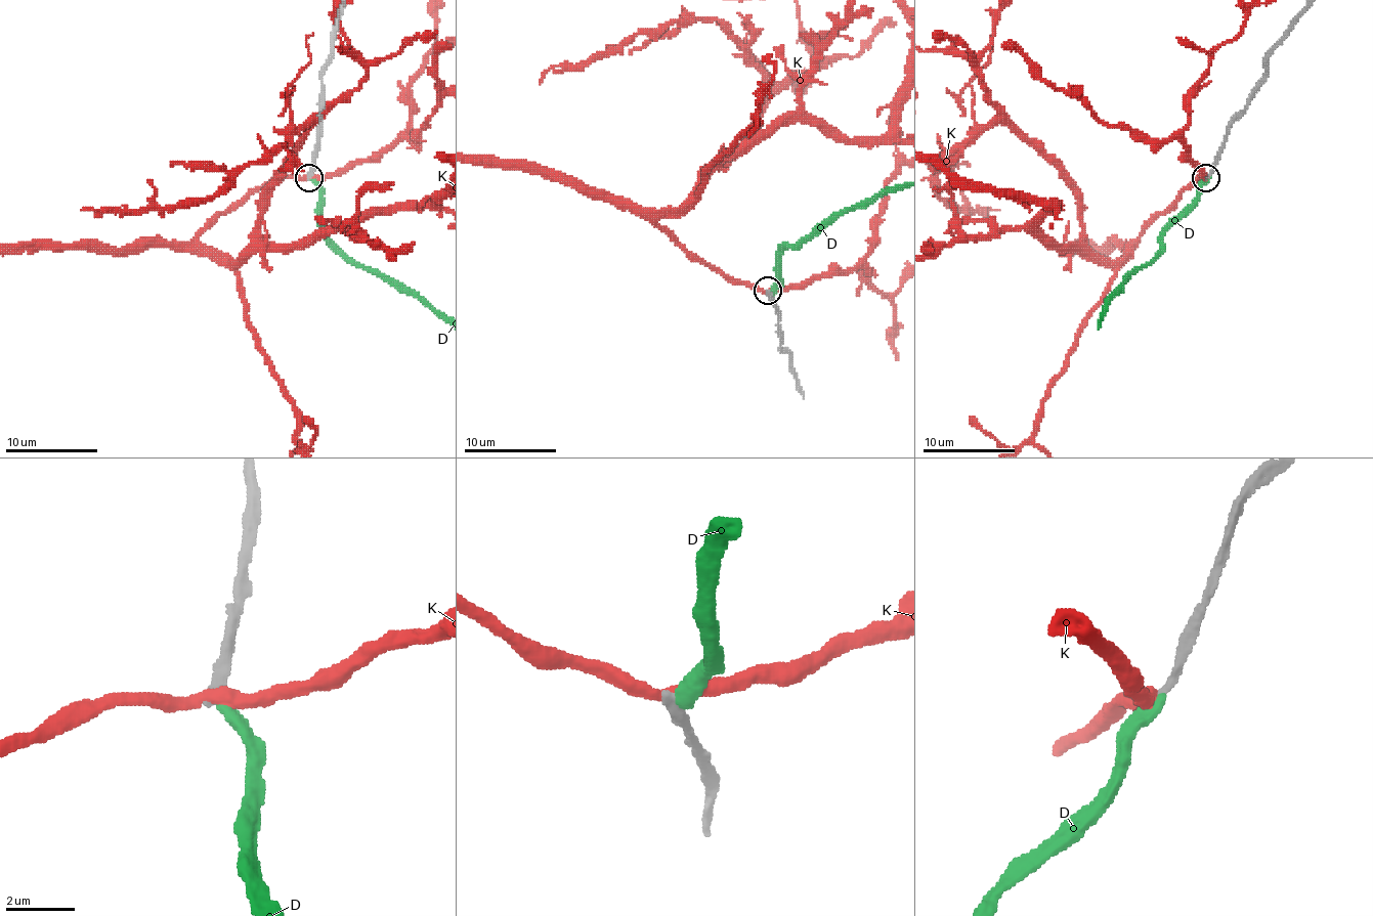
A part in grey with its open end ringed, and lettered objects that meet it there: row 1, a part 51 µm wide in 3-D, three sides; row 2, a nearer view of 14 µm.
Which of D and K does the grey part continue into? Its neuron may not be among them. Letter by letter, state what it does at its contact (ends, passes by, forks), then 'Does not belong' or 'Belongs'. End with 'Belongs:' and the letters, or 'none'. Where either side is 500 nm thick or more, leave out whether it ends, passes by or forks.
D: It ends there. Does not belong
K: It passes by. Does not belong
Belongs: none

